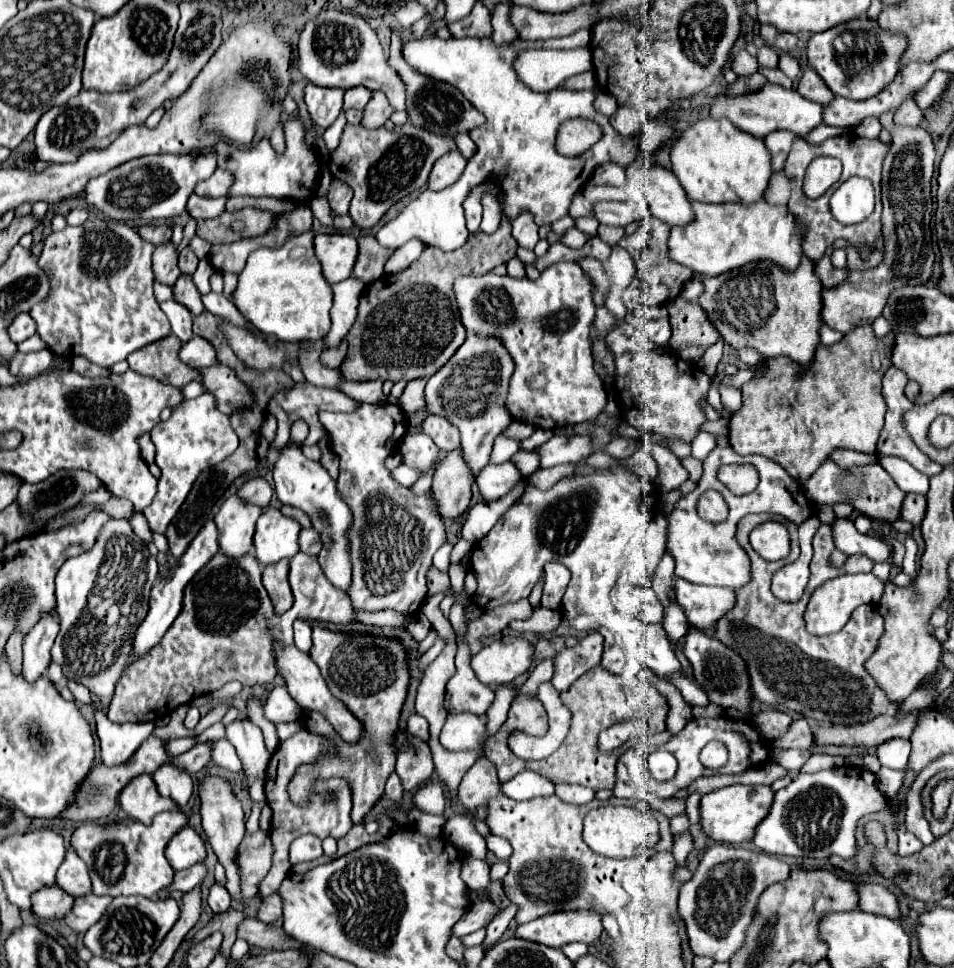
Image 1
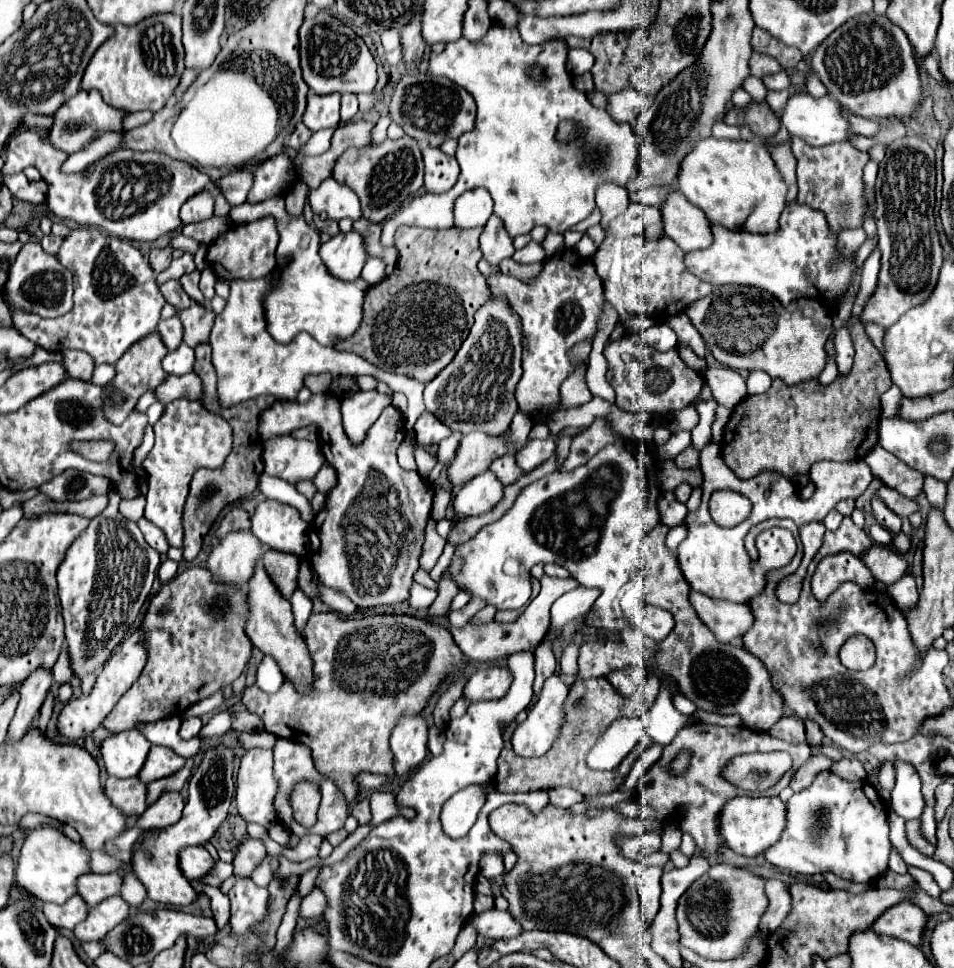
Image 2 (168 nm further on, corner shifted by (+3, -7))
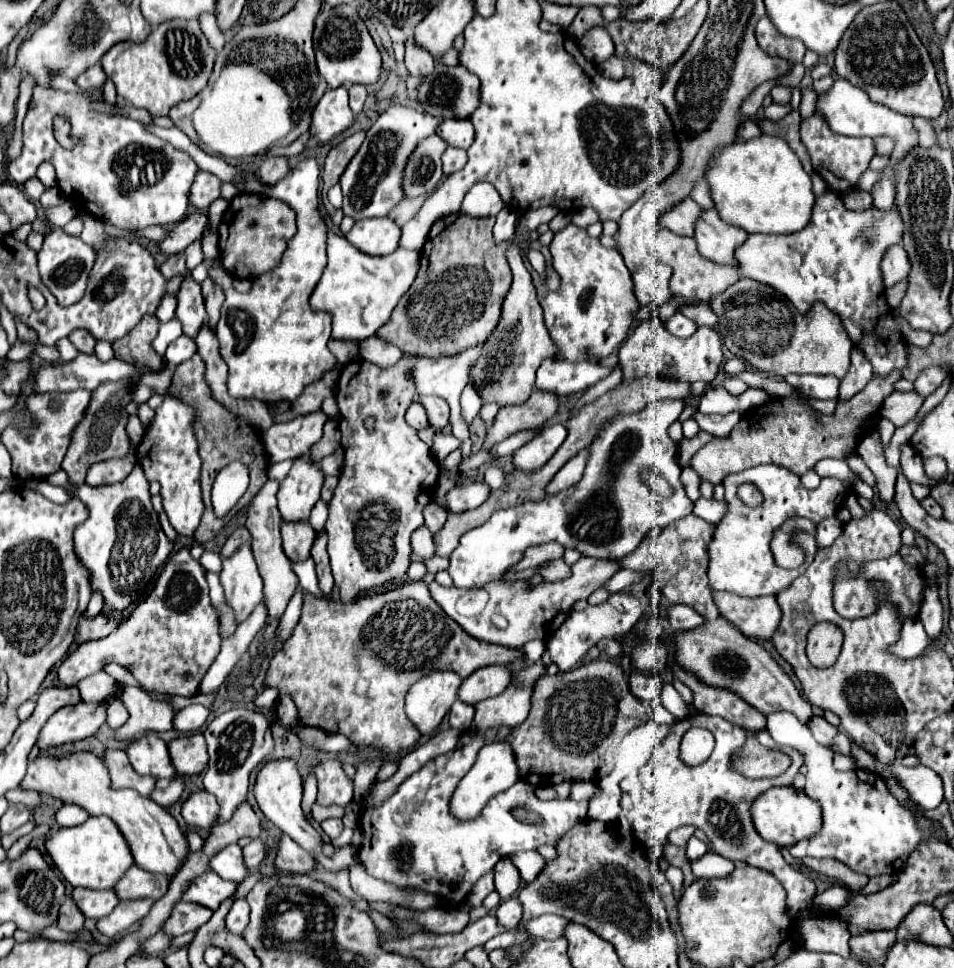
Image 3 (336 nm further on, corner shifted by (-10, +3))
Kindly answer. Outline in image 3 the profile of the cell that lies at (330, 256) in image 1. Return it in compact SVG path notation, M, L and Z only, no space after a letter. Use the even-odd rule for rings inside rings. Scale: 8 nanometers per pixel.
M376 217L376 219L356 221L352 231L346 235L346 239L362 253L388 255L396 251L400 243L400 235L402 235L402 227L396 225L390 217Z

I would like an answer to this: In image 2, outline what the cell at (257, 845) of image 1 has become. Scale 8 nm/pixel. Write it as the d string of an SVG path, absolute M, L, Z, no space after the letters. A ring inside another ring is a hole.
M267 855L267 857L253 869L251 879L253 879L255 885L259 885L259 887L267 887L267 885L271 883L271 879L273 879L277 867L279 867L279 857L281 857L281 855L273 855L273 859L271 859L271 857Z

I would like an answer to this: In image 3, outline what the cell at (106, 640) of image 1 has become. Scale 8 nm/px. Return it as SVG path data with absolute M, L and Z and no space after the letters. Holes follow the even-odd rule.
M136 465L118 485L90 487L84 483L74 494L69 494L63 487L50 485L48 481L26 481L24 487L46 495L54 503L64 504L72 497L80 497L86 503L90 515L76 527L74 547L80 561L92 573L92 589L104 593L106 609L110 613L122 613L126 607L134 609L136 603L150 593L158 569L172 553L172 543L158 523L158 513L150 501L150 483L140 465Z

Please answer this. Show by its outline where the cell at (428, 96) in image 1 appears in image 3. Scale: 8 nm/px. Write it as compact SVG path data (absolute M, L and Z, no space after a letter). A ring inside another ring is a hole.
M436 63L436 69L430 77L420 85L420 103L432 115L446 119L466 119L470 117L480 101L480 81L476 75L470 75L466 67L448 67L444 63Z

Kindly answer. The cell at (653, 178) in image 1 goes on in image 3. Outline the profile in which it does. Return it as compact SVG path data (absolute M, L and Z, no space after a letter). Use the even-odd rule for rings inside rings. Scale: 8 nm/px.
M716 209L702 213L702 217L696 225L694 237L698 243L698 251L704 259L714 261L716 265L726 265L726 267L738 269L734 249L738 249L738 245L742 245L746 241L748 233L734 225L726 225L718 217Z

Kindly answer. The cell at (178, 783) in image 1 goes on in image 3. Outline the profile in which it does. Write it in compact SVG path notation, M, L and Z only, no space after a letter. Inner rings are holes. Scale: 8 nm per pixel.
M200 791L200 793L192 793L188 797L188 801L184 801L182 817L186 819L188 825L210 831L214 827L214 823L218 821L218 809L220 809L220 805L218 805L216 797L206 791Z

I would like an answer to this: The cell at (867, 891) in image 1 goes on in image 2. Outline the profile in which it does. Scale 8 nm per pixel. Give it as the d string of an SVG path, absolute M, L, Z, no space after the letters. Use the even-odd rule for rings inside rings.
M909 901L909 903L897 903L897 907L889 907L889 911L883 911L871 929L879 935L891 935L919 947L923 927L925 927L925 913Z

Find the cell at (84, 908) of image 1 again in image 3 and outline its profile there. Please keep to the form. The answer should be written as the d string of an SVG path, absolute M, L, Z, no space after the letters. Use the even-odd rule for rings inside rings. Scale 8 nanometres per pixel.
M136 899L136 901L122 901L122 905L118 905L118 909L114 909L108 917L98 919L96 927L102 935L106 937L114 937L122 931L126 931L130 925L134 925L136 921L140 921L142 917L146 917L146 913L152 909L154 901L152 899Z

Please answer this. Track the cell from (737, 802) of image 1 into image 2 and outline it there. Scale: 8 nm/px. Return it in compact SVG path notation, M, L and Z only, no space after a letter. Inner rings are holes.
M733 797L725 803L719 817L719 833L725 841L725 847L731 851L753 857L769 849L785 829L785 803L779 797Z

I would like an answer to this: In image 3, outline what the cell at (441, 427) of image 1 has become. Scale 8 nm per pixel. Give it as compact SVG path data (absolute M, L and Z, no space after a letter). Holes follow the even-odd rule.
M420 397L420 403L424 405L430 425L440 431L448 425L448 417L450 417L450 407L446 405L446 401L442 401L440 397Z

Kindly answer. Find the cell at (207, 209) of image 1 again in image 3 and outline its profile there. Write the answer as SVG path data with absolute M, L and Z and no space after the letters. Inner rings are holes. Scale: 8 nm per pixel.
M198 171L198 177L194 177L194 185L190 187L190 205L204 211L208 205L220 197L220 179L212 173Z

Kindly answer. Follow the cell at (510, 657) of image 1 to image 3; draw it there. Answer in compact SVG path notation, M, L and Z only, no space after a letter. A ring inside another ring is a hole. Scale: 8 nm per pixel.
M504 665L482 667L462 681L458 689L458 699L468 705L476 705L478 701L500 695L510 685L510 679L512 673Z

